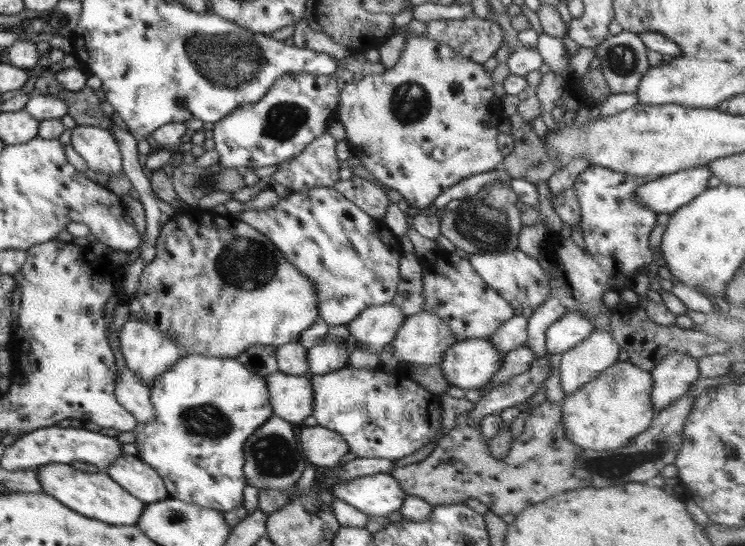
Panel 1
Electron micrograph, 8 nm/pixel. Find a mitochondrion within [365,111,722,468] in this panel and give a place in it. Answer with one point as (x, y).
(485, 223)

